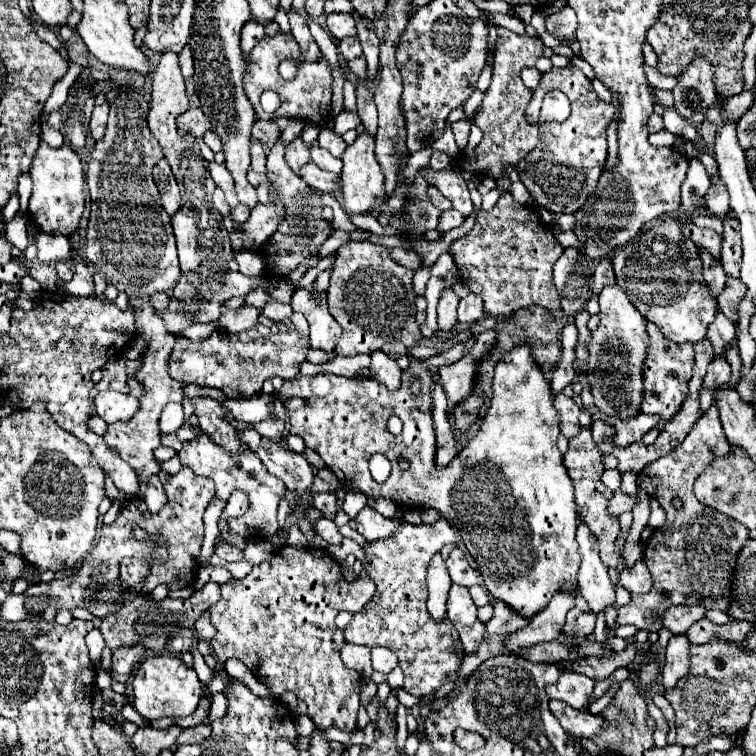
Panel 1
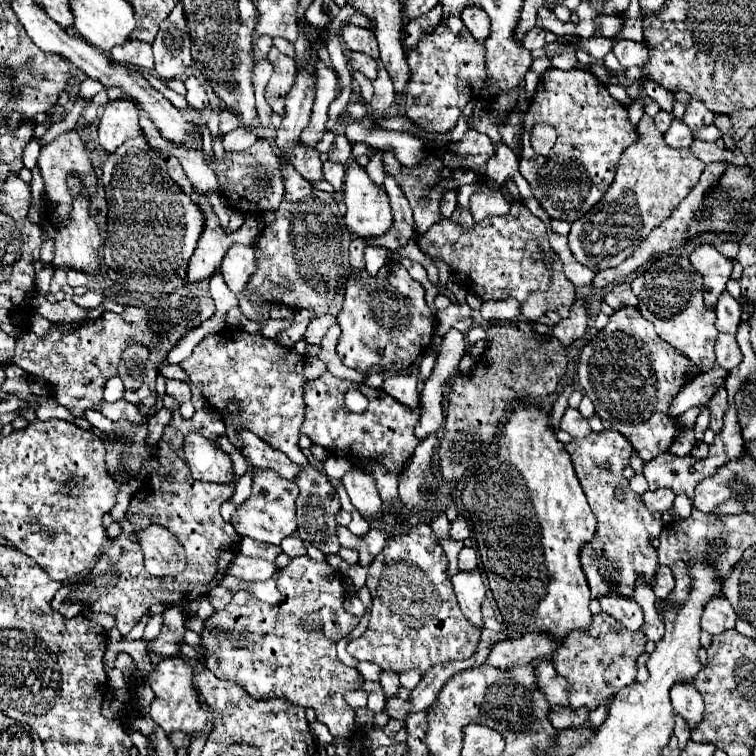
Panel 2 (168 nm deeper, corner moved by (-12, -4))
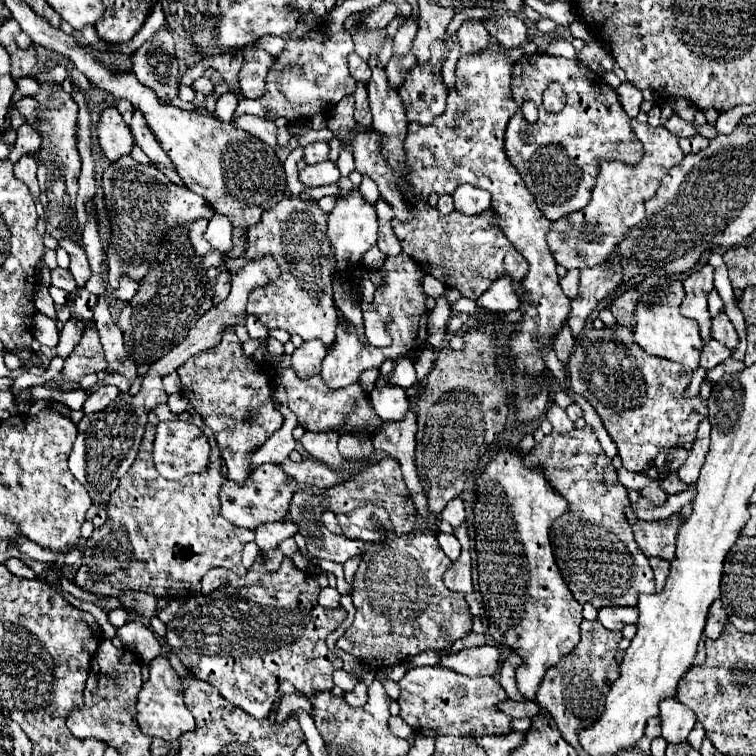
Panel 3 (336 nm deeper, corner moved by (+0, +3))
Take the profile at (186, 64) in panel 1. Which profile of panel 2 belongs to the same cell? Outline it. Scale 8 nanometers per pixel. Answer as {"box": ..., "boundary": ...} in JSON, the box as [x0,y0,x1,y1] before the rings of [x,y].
{"box":[186,77,208,111],"boundary":[[[188,77],[186,81],[186,99],[188,99],[188,105],[194,109],[194,111],[204,111],[208,107],[208,95],[204,91],[204,87],[200,85],[200,81],[196,77]]]}

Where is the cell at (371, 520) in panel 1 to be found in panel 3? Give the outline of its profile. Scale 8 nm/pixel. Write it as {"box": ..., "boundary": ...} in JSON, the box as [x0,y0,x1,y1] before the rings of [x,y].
{"box":[300,432,348,470],"boundary":[[[306,432],[300,442],[312,458],[330,466],[332,470],[348,466],[348,462],[338,452],[338,446],[336,446],[338,434],[336,432]]]}

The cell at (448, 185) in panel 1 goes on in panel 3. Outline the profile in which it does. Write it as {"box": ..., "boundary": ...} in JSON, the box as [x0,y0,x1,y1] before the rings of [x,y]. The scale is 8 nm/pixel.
{"box":[452,184,492,214],"boundary":[[[460,184],[452,198],[454,198],[454,208],[462,214],[480,214],[492,206],[490,192],[476,188],[472,184]]]}

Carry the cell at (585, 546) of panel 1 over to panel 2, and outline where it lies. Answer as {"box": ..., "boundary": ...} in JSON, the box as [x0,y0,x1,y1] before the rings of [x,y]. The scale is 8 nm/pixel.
{"box":[598,595,642,631],"boundary":[[[606,595],[598,599],[602,611],[620,621],[628,631],[638,631],[642,625],[642,607],[632,599],[620,599],[618,595]]]}

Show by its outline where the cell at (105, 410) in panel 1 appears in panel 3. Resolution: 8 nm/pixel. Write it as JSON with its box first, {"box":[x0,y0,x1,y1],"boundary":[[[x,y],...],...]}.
{"box":[84,386,120,414],"boundary":[[[102,386],[102,388],[96,388],[94,394],[86,398],[86,402],[84,402],[84,412],[86,412],[86,414],[94,414],[94,412],[104,410],[118,394],[120,394],[120,390],[118,390],[116,386]]]}

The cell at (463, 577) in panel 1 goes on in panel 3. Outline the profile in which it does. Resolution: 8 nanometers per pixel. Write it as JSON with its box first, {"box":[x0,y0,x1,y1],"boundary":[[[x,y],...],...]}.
{"box":[438,532,460,560],"boundary":[[[440,532],[440,534],[438,534],[438,542],[440,542],[440,548],[444,550],[444,554],[446,554],[450,560],[458,560],[458,556],[460,556],[460,542],[456,540],[454,534],[444,534],[444,532]]]}

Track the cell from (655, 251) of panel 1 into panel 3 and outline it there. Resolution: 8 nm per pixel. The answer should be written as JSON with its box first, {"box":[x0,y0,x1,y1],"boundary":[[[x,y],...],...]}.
{"box":[634,276,704,370],"boundary":[[[678,276],[644,278],[642,282],[636,284],[636,292],[640,292],[640,298],[636,302],[636,328],[634,328],[636,342],[648,354],[662,356],[696,370],[704,342],[700,340],[700,328],[696,320],[684,318],[678,310],[680,302],[684,300],[684,286],[678,280]]]}

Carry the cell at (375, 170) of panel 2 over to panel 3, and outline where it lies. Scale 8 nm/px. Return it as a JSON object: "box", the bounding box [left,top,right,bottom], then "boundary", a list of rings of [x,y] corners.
{"box":[358,176,380,200],"boundary":[[[370,176],[362,178],[362,184],[360,184],[358,190],[362,192],[362,196],[366,200],[378,200],[378,196],[380,196],[380,192],[378,192],[378,188],[376,188],[376,184],[374,184],[374,180]]]}

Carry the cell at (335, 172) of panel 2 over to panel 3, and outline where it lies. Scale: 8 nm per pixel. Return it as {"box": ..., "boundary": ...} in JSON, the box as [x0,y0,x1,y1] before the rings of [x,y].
{"box":[300,160,340,186],"boundary":[[[326,160],[320,164],[310,164],[304,170],[300,170],[300,180],[306,186],[324,186],[324,184],[336,184],[340,180],[340,172],[336,162]]]}

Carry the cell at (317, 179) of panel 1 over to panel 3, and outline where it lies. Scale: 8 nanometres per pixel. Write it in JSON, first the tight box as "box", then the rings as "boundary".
{"box":[234,116,278,150],"boundary":[[[240,116],[234,120],[234,126],[236,128],[242,128],[246,132],[250,132],[252,136],[260,138],[262,142],[266,142],[270,148],[278,150],[278,140],[276,140],[276,134],[278,134],[278,128],[272,120],[262,120],[262,118],[256,118],[256,116]]]}

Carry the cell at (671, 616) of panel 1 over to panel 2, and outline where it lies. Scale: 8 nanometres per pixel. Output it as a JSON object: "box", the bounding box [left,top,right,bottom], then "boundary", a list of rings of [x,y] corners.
{"box":[702,597,736,635],"boundary":[[[720,597],[720,599],[712,599],[702,613],[702,631],[708,631],[712,635],[734,629],[736,623],[736,615],[734,609],[730,607],[728,599]]]}

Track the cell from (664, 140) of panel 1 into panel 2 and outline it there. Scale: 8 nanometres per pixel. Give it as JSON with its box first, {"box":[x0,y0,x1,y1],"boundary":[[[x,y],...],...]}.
{"box":[664,119,694,147],"boundary":[[[674,119],[670,129],[664,133],[664,139],[670,147],[690,147],[690,143],[694,141],[692,131],[688,131],[688,125],[682,123],[682,119]]]}

